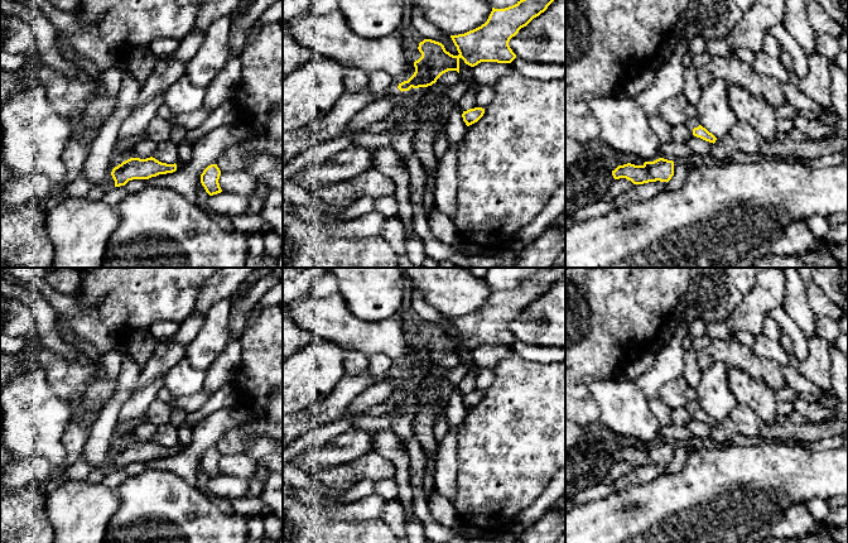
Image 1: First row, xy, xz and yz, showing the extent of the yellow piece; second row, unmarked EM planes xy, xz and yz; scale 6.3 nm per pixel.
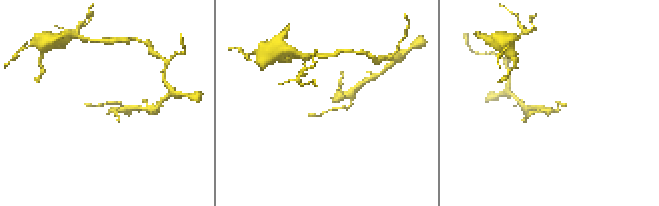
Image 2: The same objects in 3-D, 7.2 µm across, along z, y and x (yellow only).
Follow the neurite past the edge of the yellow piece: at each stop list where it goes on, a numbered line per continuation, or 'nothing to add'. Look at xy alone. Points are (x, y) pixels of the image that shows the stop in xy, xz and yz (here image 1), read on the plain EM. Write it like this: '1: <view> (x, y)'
1: xy (97, 475)

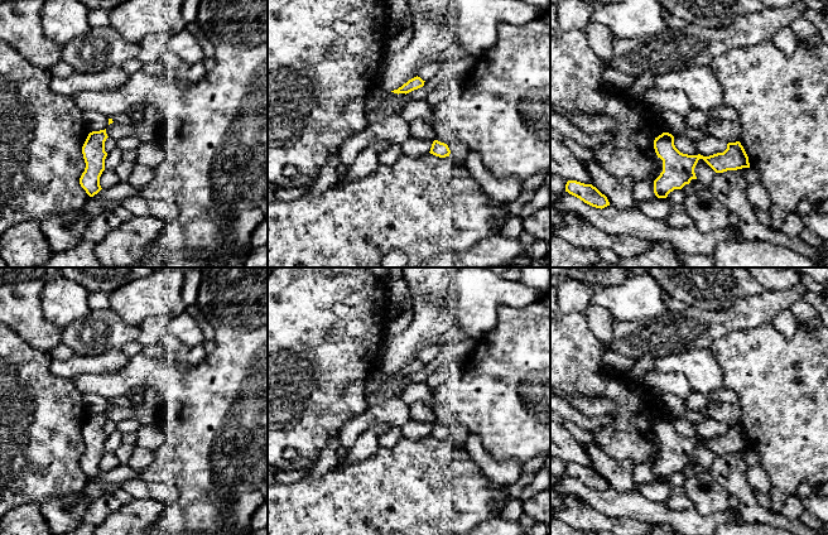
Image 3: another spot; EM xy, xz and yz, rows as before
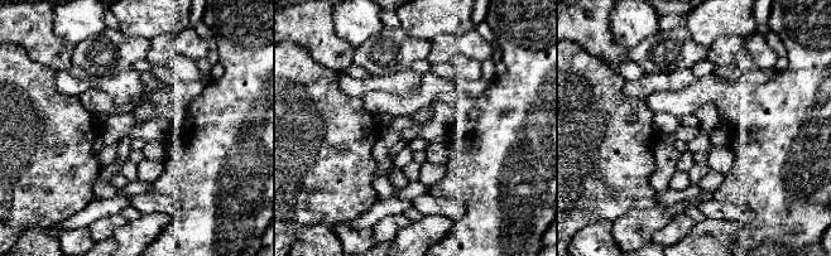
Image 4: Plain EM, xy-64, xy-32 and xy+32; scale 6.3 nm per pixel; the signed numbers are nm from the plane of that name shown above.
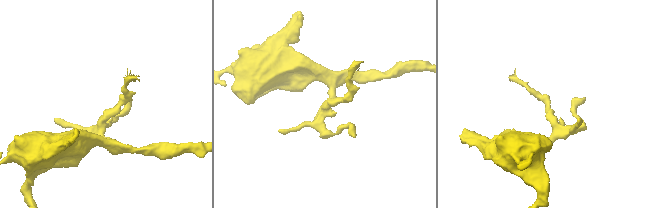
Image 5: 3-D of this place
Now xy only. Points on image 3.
nothing to add

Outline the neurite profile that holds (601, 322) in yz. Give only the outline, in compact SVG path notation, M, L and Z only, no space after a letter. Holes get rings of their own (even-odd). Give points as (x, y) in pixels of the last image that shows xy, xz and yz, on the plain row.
M589 305L584 314L591 332L600 342L610 342L613 338L613 326L617 320L607 309Z

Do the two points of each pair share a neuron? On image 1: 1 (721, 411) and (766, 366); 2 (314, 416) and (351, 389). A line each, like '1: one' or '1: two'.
1: two
2: one

